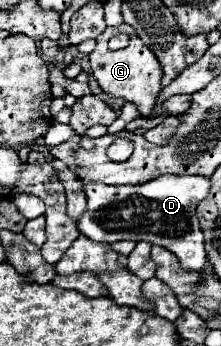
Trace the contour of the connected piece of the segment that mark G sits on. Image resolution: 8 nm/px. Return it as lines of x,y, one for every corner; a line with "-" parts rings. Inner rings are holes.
122,23
118,27
106,27
106,31
96,37
96,49
90,53
90,67
92,67
94,79
100,83
100,87
106,93
110,93
112,97
122,97
124,101
136,103
142,117
150,115
152,107
156,105
158,91
162,89
162,83
160,83
162,69
160,69
160,63
158,63
156,55
142,43
140,37
136,37
136,33
130,25
-
116,33
128,33
130,35
130,45
126,49
120,49
120,51
110,51
108,49
108,39

